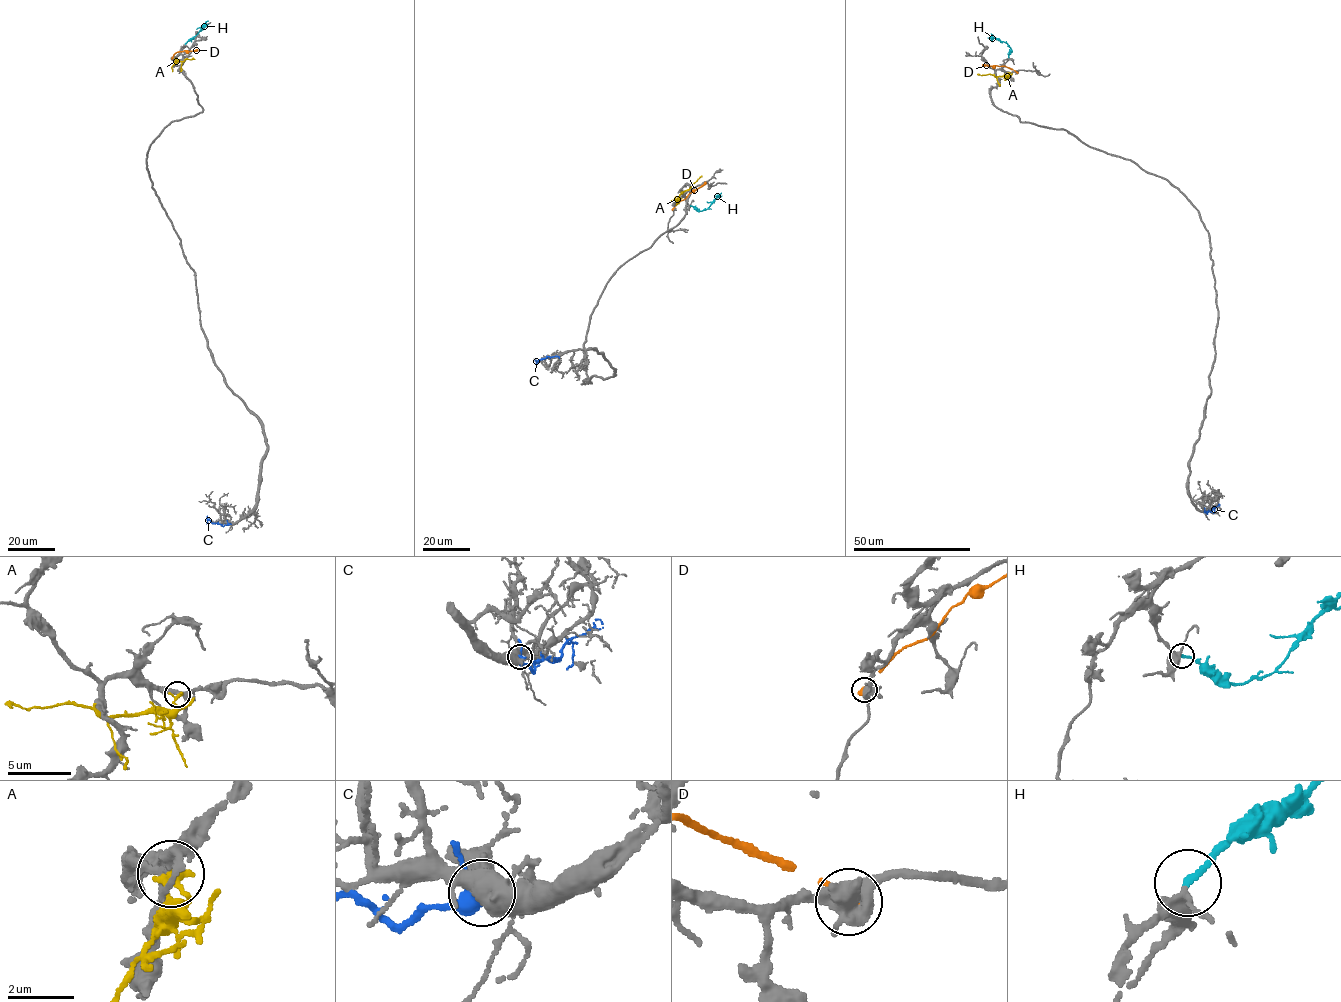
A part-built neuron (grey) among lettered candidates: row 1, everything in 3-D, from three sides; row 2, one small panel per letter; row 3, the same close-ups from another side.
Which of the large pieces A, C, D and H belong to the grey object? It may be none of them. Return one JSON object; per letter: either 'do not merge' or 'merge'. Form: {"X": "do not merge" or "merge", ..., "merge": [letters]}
{"A": "do not merge", "C": "do not merge", "D": "do not merge", "H": "merge", "merge": ["H"]}

